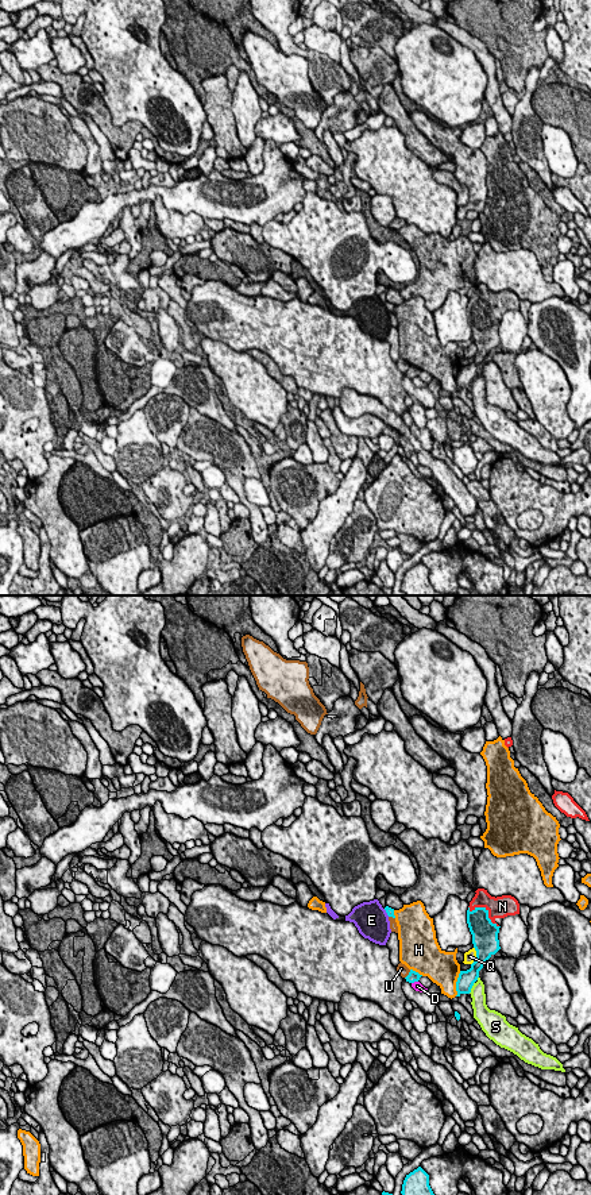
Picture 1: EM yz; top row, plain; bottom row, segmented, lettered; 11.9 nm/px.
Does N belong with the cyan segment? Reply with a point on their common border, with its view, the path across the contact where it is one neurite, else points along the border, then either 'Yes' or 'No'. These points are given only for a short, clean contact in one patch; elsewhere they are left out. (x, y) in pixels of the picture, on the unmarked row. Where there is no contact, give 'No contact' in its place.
Touches cyan at yz (486, 305). Yes

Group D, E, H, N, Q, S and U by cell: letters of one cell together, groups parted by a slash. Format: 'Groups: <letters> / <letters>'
Groups: D / E / H / N / Q / S / U

